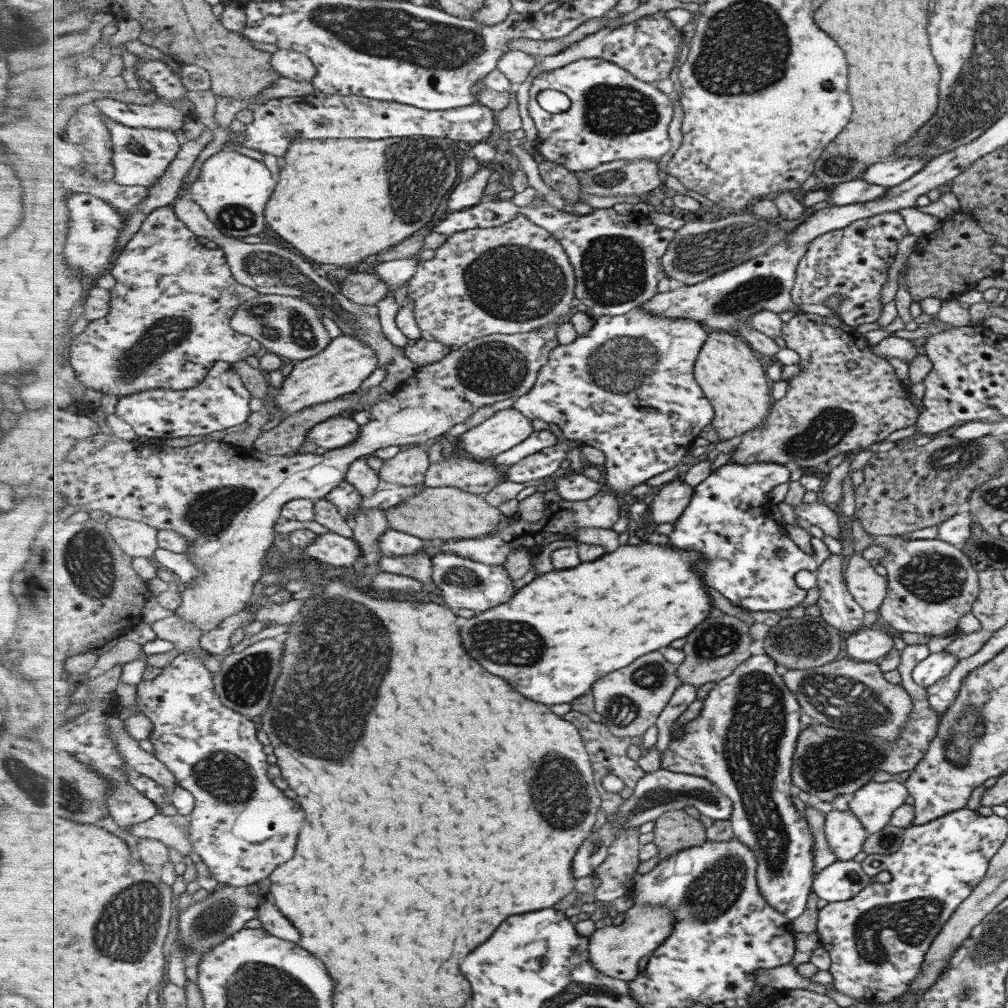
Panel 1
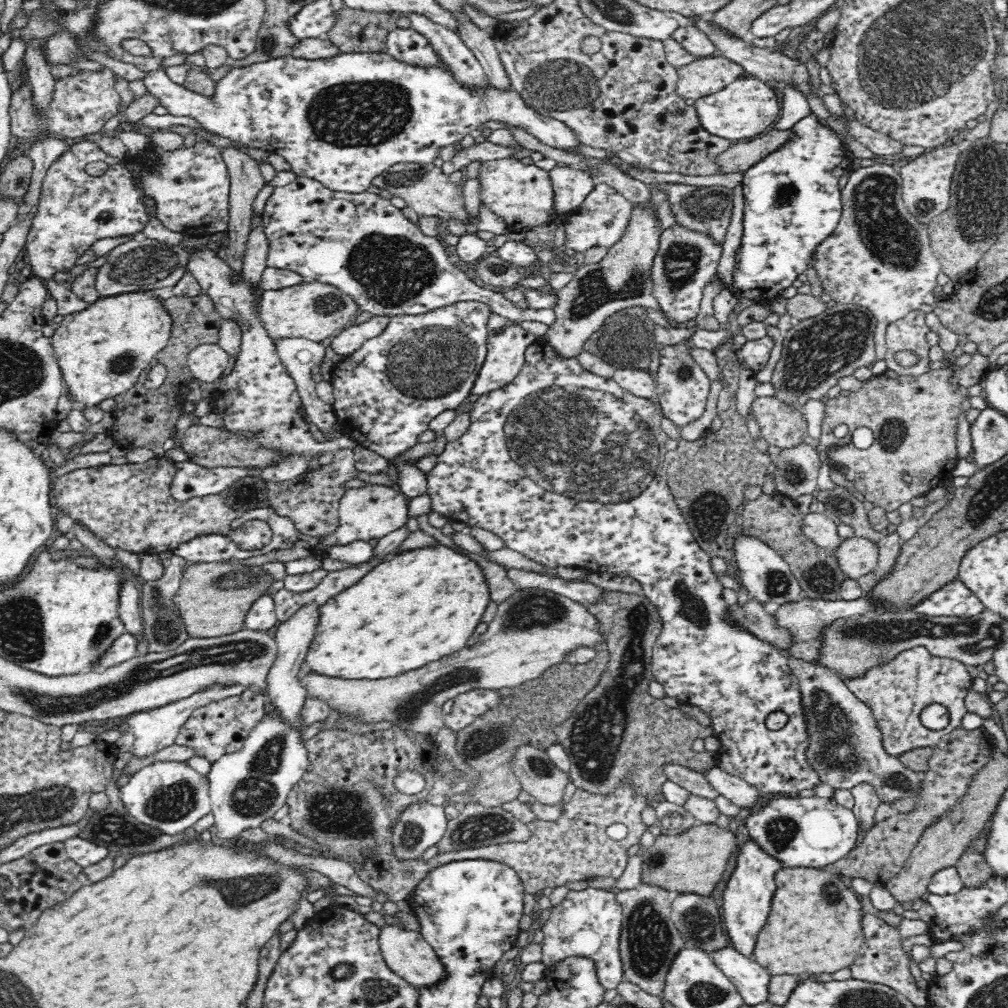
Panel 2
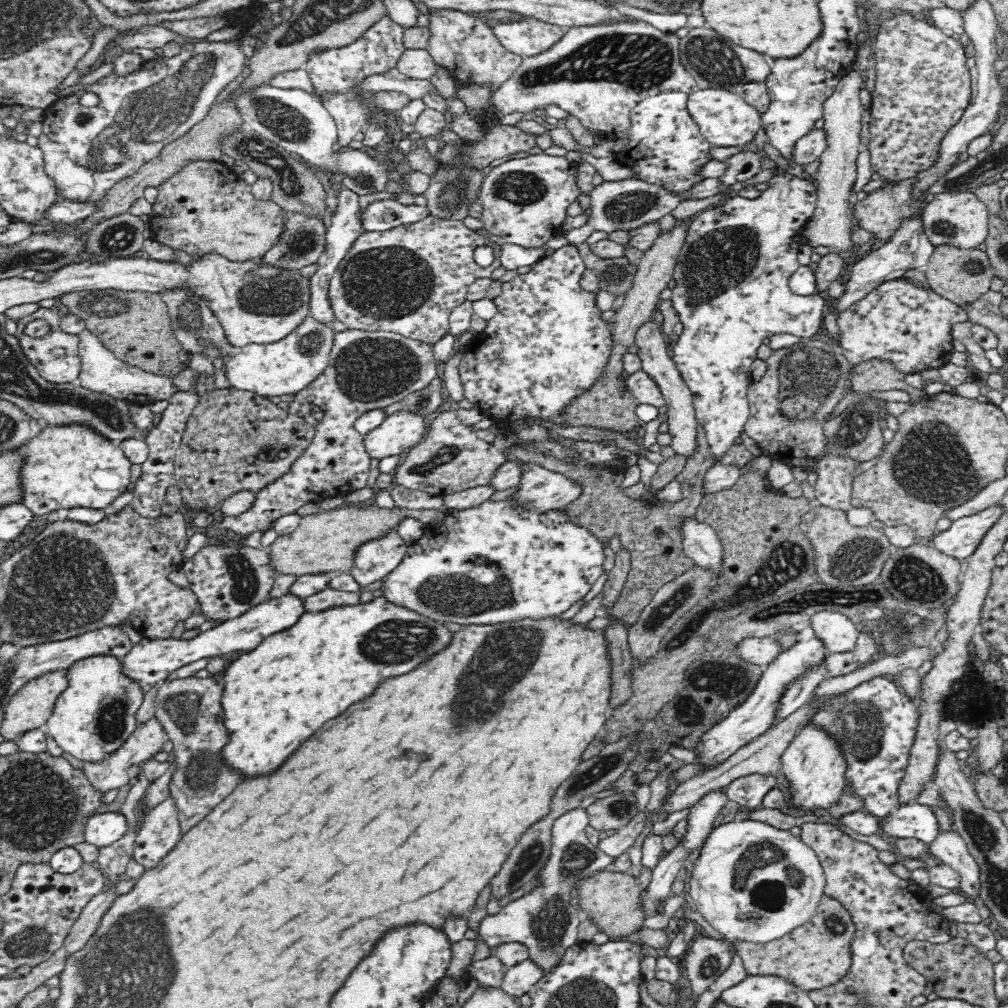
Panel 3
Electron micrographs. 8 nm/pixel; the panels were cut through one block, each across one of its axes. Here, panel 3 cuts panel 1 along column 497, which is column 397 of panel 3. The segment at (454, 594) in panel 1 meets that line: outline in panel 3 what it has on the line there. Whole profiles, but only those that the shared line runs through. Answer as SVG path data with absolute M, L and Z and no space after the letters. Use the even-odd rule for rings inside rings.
M513 497L496 502L488 499L475 507L444 512L438 522L428 523L423 530L420 539L408 543L402 562L380 578L384 580L383 597L392 605L443 624L510 622L562 614L586 596L602 574L601 540L558 508L537 510L528 502L516 502Z

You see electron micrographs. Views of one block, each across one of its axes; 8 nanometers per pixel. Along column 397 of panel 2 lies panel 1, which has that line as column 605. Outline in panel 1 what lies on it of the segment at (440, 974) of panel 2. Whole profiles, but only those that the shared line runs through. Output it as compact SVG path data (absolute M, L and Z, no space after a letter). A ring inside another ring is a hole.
M636 903L625 912L622 920L609 920L605 926L596 929L590 936L591 961L599 971L613 978L631 982L640 973L639 960L652 955L673 934L673 928L675 928L675 915L670 907Z

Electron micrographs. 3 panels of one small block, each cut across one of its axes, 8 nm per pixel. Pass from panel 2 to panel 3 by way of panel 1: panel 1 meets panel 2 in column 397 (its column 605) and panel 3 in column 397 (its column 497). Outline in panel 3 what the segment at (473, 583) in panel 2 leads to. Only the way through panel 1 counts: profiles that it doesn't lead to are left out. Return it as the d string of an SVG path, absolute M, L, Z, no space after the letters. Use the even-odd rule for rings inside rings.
M376 597L367 603L359 602L357 605L329 608L324 612L305 612L294 626L265 638L254 650L244 652L235 661L232 661L229 667L221 673L223 683L221 698L222 725L226 727L227 734L226 745L220 751L220 758L223 759L224 767L231 770L232 773L239 774L239 777L242 774L244 780L274 774L276 766L280 766L292 752L296 752L300 748L300 744L306 738L310 738L326 720L340 716L350 704L358 702L358 698L366 698L366 694L370 694L370 690L374 690L374 686L378 686L378 682L382 682L382 680L386 680L386 678L390 678L394 674L406 674L406 672L414 670L414 666L418 666L418 662L422 662L422 658L430 658L430 654L436 654L438 650L442 650L442 646L446 646L450 642L451 635L452 631L449 631L445 624L426 619L414 611L392 605L384 597Z

